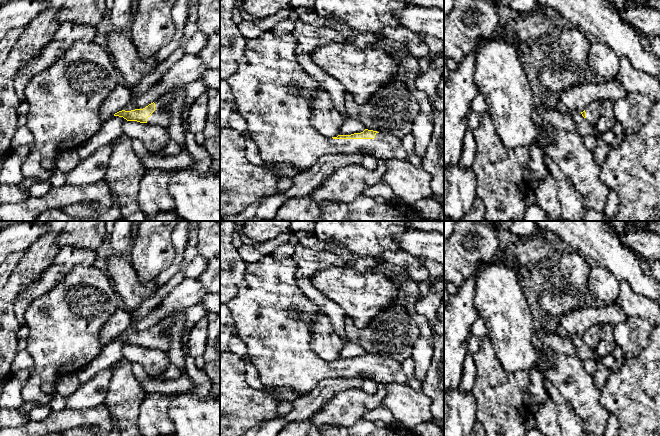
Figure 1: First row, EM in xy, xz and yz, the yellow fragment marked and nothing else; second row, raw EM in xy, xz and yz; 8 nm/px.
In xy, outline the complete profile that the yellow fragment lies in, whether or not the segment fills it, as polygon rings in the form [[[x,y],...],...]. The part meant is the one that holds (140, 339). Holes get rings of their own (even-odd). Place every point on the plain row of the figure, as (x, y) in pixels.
[[[172,314],[167,323],[159,322],[143,333],[131,335],[122,334],[115,337],[114,340],[123,341],[127,345],[137,345],[166,352],[171,342],[170,324],[173,322],[174,318],[175,314]]]

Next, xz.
[[[266,255],[253,263],[247,263],[243,279],[239,282],[236,295],[226,305],[231,311],[238,337],[247,346],[250,362],[258,371],[265,387],[287,387],[301,394],[310,393],[320,382],[334,378],[363,377],[377,384],[407,384],[407,375],[401,362],[389,357],[365,353],[361,357],[338,359],[327,362],[312,349],[311,326],[317,317],[324,314],[319,305],[309,300],[296,282],[297,264],[291,258],[275,259]]]

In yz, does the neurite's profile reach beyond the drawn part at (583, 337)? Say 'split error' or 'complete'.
split error

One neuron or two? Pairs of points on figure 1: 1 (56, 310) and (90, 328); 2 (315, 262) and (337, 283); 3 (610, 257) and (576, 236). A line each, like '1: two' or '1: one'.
1: one
2: two
3: one

